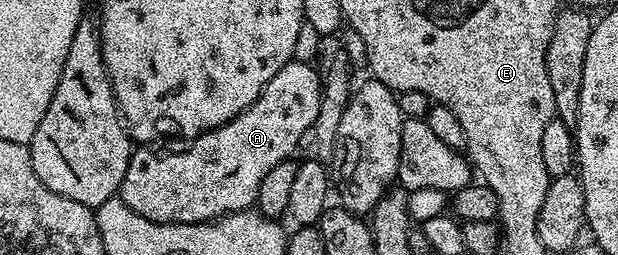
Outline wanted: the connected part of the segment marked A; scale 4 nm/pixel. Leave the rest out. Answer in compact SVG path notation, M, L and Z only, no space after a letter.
M290 62L267 82L261 91L261 97L247 110L243 110L229 124L222 128L212 128L192 141L189 152L165 152L160 156L152 147L141 146L129 159L127 174L119 198L135 214L147 218L153 224L203 224L220 220L232 212L243 212L252 209L257 203L259 186L267 173L279 162L290 159L299 148L299 138L303 130L314 127L321 109L321 79L317 76L316 67L309 62Z

